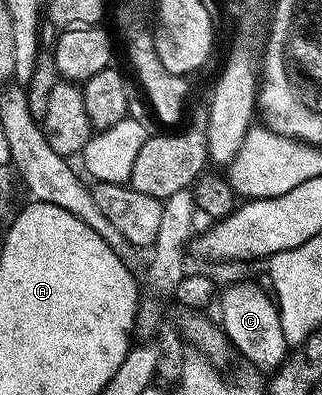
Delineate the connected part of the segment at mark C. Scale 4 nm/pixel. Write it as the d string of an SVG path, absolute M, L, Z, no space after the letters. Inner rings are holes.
M244 281L241 285L223 286L218 297L220 319L218 325L228 337L231 348L241 353L256 369L275 371L283 364L290 352L286 335L282 335L282 319L275 300L267 292L263 293L256 285Z

